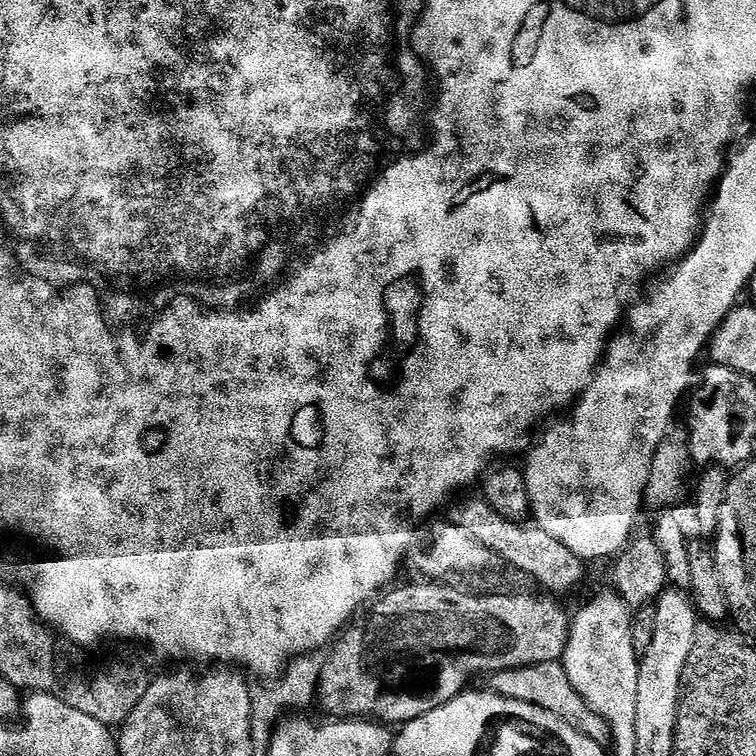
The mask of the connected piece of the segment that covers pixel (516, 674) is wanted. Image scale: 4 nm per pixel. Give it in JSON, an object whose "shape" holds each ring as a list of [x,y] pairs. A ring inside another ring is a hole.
{"shape":[[[559,660],[554,662],[542,662],[538,666],[526,666],[525,668],[511,668],[501,672],[491,673],[491,691],[502,698],[510,698],[514,702],[526,702],[554,714],[554,718],[562,718],[566,726],[578,730],[578,734],[586,734],[598,746],[607,749],[612,743],[610,726],[604,718],[599,716],[570,686],[570,678],[566,678],[563,663]]]}

